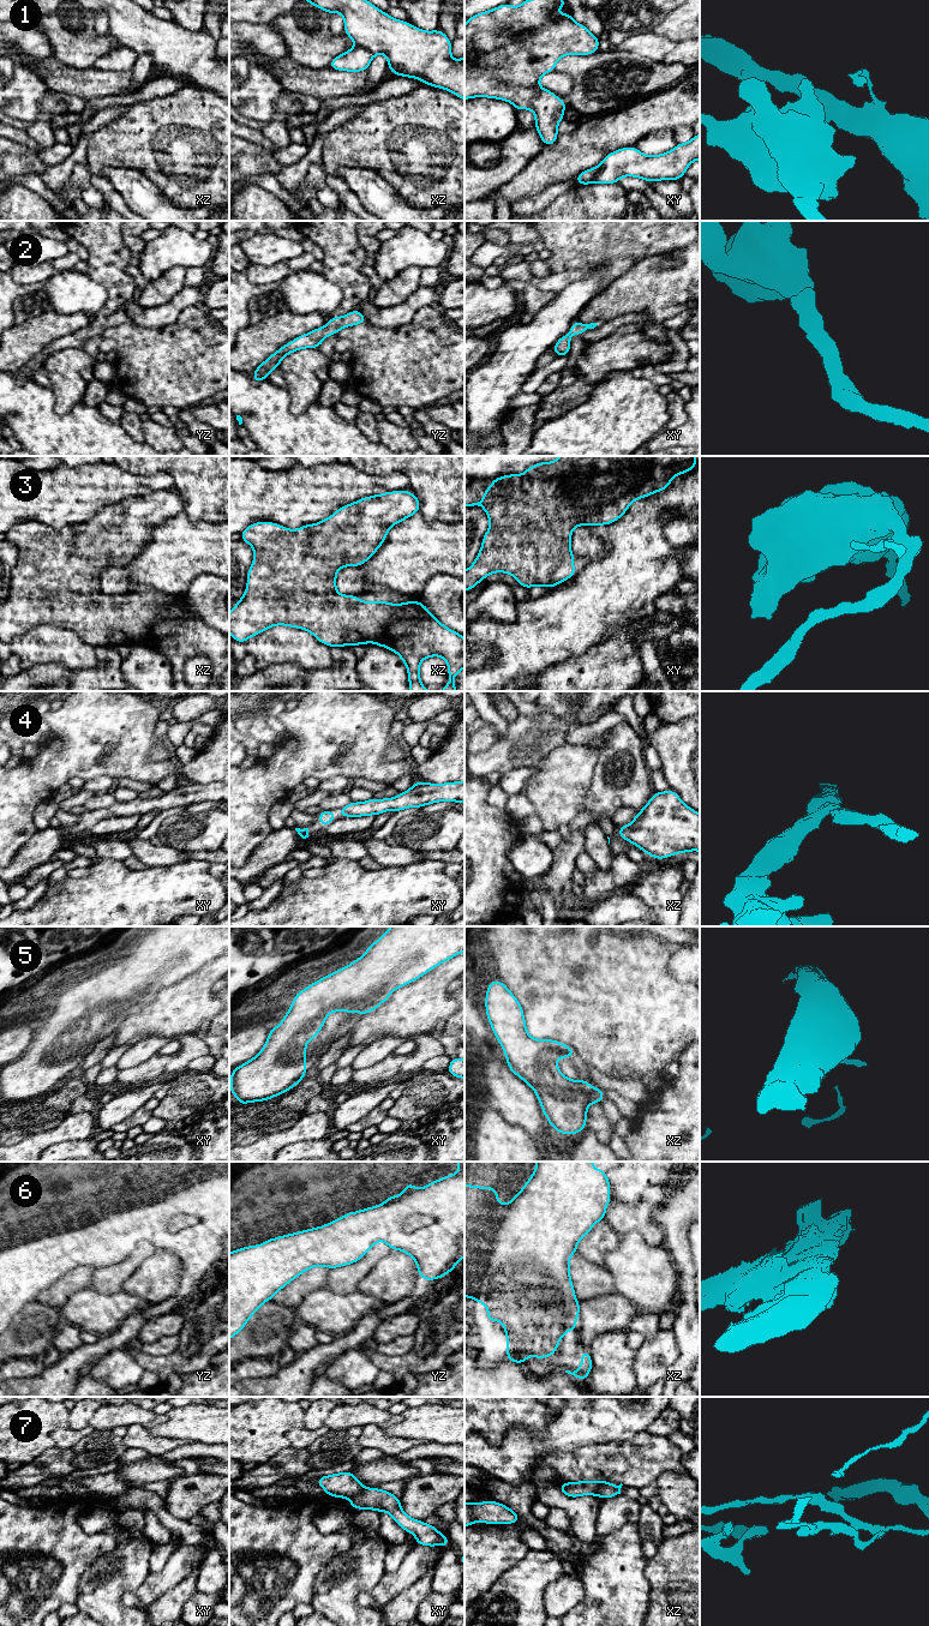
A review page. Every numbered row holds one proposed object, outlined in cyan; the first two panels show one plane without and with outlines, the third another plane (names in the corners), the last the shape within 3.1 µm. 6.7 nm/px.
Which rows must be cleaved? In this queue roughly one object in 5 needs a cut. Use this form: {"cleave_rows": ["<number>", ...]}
{"cleave_rows": ["1", "7"]}

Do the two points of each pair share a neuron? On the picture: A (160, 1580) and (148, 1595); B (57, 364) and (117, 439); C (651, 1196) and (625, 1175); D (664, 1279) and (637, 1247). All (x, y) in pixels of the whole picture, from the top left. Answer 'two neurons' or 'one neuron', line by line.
A: one neuron
B: two neurons
C: two neurons
D: one neuron

